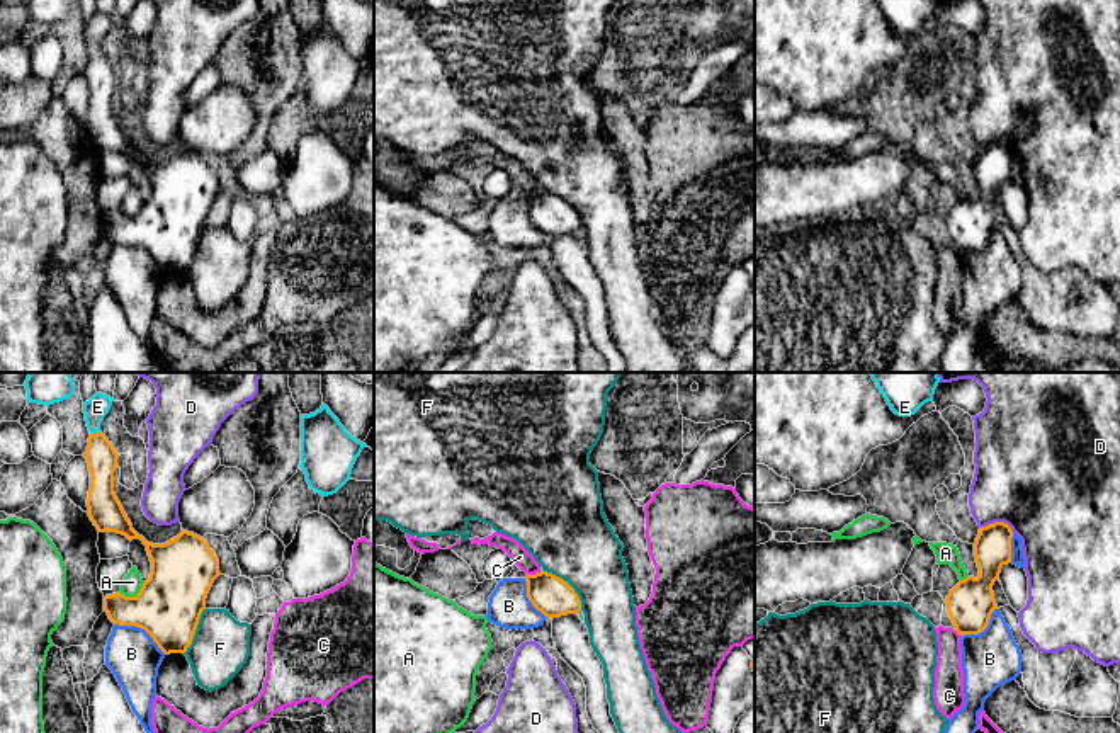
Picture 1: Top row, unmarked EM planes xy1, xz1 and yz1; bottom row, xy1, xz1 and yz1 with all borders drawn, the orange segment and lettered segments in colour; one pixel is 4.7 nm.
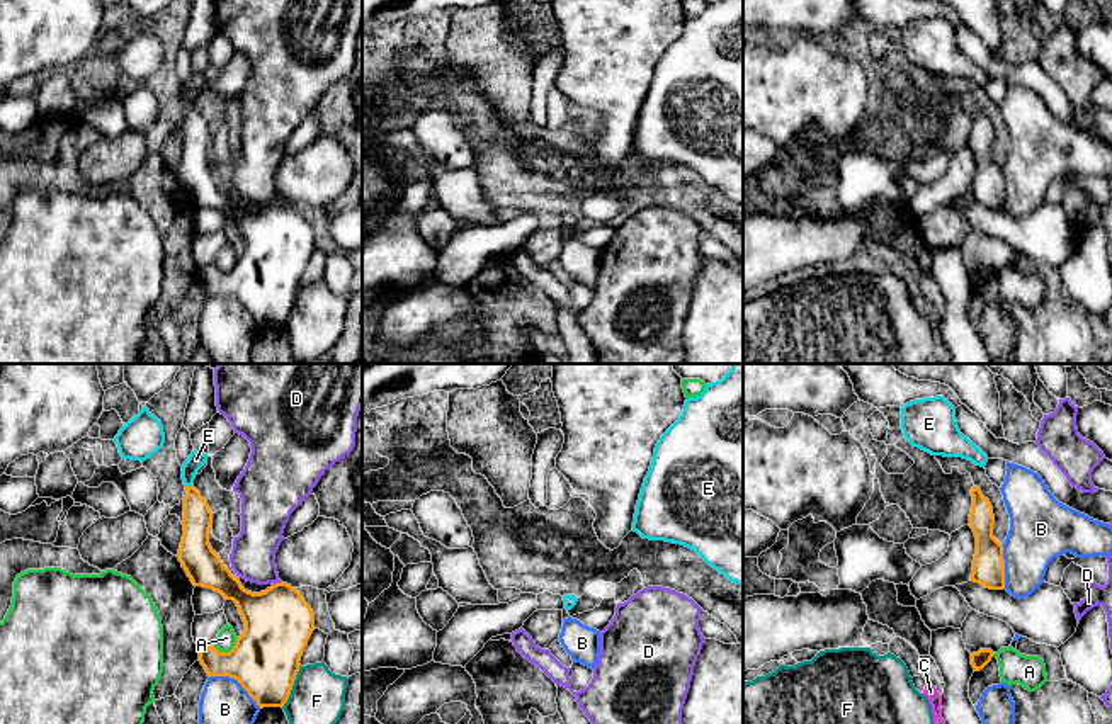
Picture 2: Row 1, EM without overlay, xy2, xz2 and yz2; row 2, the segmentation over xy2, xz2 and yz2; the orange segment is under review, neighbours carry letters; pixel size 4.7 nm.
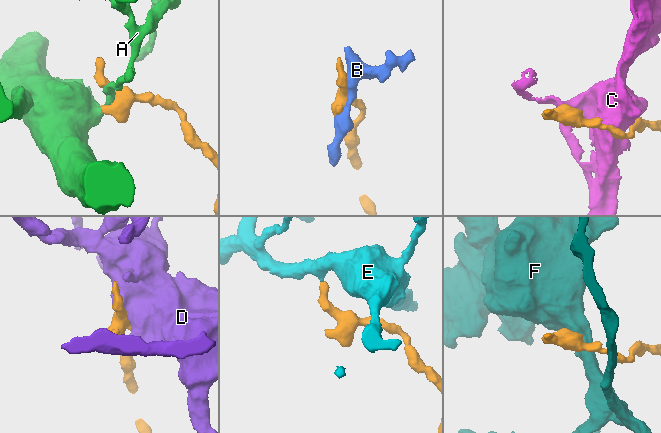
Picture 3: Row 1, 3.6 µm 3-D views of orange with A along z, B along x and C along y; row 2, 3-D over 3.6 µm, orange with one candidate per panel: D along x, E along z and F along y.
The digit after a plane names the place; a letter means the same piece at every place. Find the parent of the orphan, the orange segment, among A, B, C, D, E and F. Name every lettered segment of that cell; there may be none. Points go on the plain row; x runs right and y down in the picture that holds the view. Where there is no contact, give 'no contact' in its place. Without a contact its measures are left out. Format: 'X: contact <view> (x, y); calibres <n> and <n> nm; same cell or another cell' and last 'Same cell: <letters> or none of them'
A: contact xy1 (133, 216); calibres 320 and 90 nm; another cell
B: contact xy2 (238, 301); calibres 320 and 260 nm; another cell
C: contact xz1 (536, 193); calibres 190 and 90 nm; another cell
D: contact yz1 (998, 142); calibres 180 and 480 nm; another cell
E: contact xy1 (97, 51); calibres 140 and 110 nm; same cell
F: contact xz1 (570, 204); calibres 190 and 400 nm; another cell
Same cell: E

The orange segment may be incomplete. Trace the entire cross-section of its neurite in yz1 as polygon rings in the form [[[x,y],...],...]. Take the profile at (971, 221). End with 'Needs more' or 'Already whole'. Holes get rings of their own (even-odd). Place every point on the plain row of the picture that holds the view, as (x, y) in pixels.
[[[1004,141],[979,148],[974,162],[979,196],[960,199],[945,219],[947,231],[960,255],[982,252],[998,228],[993,204],[999,199],[1001,187],[1011,182],[1011,156],[1013,150]]]. Already whole

